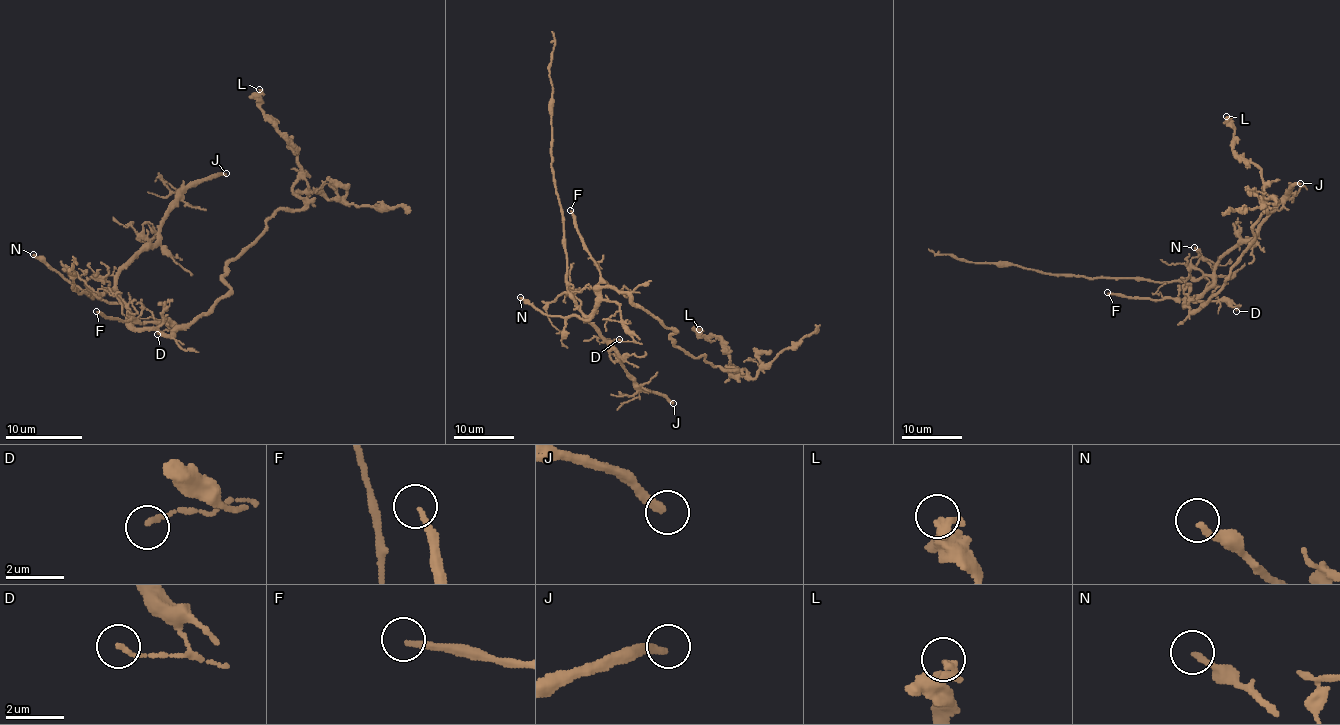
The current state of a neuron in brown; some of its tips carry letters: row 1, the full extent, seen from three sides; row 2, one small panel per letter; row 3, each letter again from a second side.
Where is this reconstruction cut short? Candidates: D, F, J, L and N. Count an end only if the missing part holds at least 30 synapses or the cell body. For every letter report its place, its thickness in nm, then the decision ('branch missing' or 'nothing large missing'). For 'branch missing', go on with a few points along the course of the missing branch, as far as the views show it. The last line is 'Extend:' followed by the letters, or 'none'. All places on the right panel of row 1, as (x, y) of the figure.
D: at (1236, 311); 140 nm thick; nothing large missing
F: at (1107, 292); 180 nm thick; nothing large missing
J: at (1300, 183); 300 nm thick; branch missing; missing branch runs (1300, 183), (1303, 183), (1309, 166), (1309, 174), (1300, 171), (1291, 178), (1294, 201), (1271, 213), (1268, 210)
L: at (1226, 116); 360 nm thick; nothing large missing
N: at (1194, 247); 190 nm thick; branch missing; missing branch runs (1194, 247), (1182, 221), (1165, 212), (1139, 207), (1121, 209), (1107, 201), (1103, 192), (1112, 186), (1122, 169)
Extend: J, N

